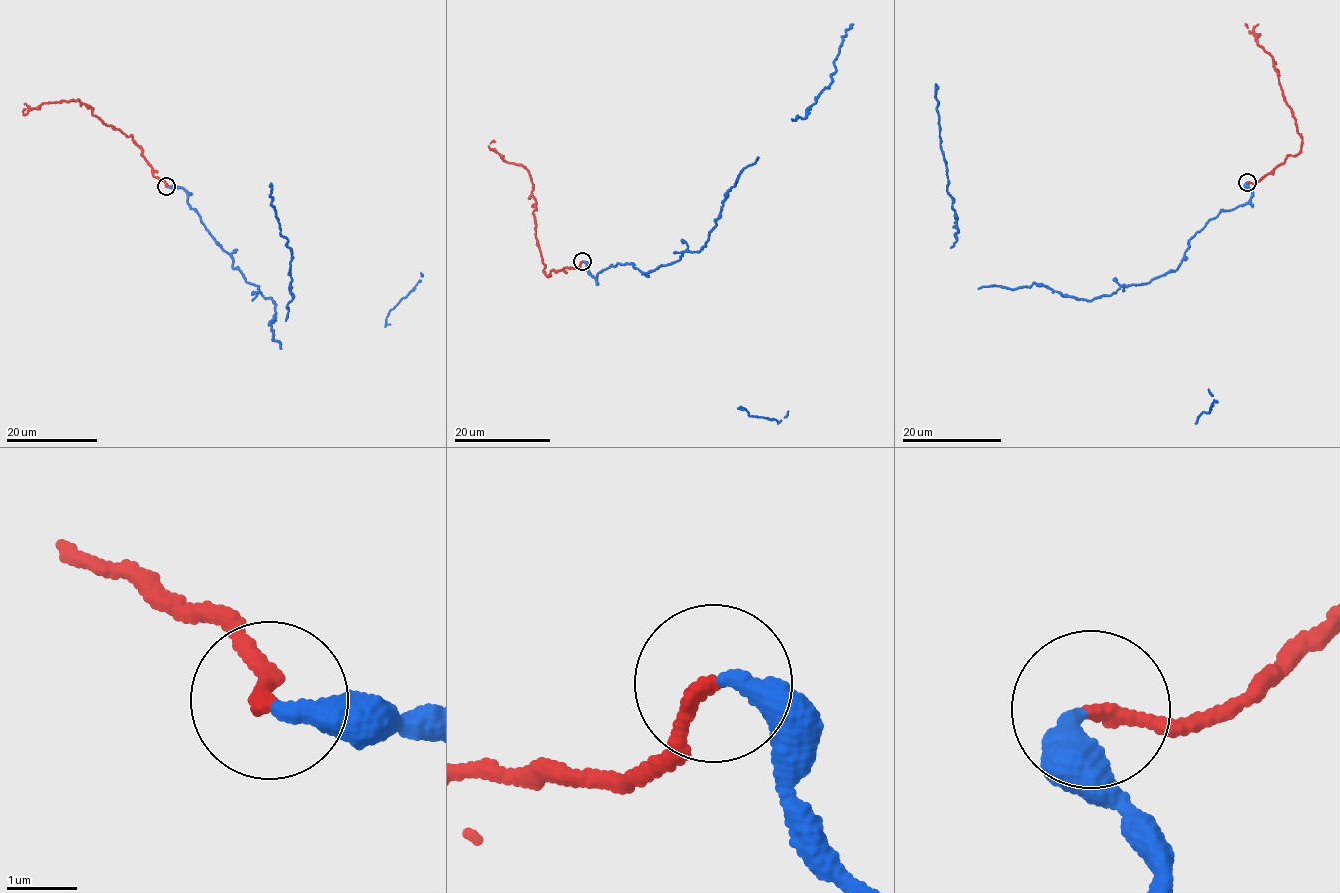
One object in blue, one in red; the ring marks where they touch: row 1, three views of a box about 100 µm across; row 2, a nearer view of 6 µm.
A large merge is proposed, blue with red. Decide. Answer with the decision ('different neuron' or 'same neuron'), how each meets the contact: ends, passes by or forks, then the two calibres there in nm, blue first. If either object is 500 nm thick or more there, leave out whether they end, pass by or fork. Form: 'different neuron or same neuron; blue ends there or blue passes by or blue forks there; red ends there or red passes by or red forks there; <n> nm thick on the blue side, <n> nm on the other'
same neuron; blue ends there; red ends there; 320 nm thick on the blue side, 200 nm on the other

